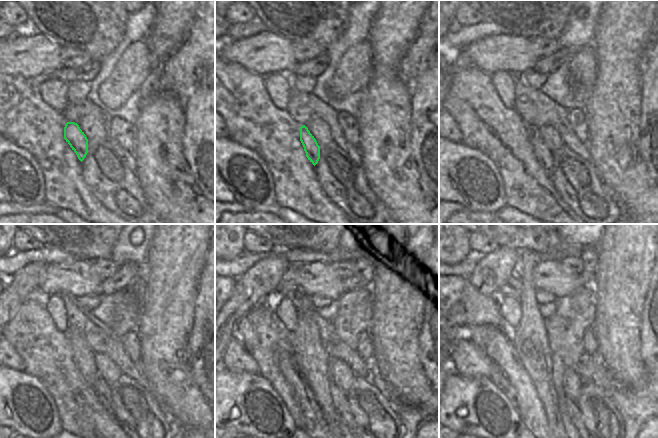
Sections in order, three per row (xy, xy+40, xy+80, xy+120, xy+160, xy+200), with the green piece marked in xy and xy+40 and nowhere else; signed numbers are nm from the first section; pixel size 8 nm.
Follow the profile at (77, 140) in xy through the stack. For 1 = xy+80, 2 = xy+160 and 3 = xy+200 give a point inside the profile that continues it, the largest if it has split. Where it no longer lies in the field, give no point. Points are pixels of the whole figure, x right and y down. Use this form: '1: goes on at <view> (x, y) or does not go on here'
1: goes on at xy+80 (542, 153)
2: goes on at xy+160 (338, 396)
3: goes on at xy+200 (570, 407)

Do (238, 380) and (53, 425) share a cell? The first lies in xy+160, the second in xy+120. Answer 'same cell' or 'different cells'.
same cell

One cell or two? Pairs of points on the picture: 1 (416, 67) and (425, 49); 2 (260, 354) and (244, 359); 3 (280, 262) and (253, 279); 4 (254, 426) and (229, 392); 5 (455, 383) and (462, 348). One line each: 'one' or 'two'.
1: one
2: two
3: one
4: one
5: two

